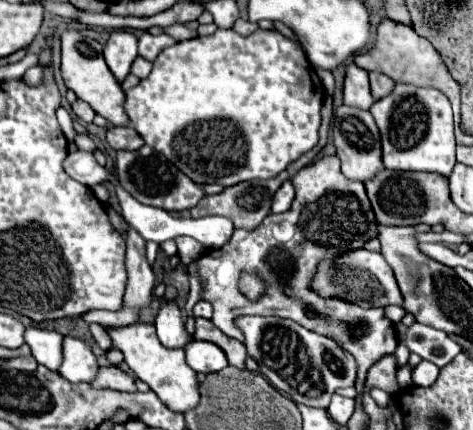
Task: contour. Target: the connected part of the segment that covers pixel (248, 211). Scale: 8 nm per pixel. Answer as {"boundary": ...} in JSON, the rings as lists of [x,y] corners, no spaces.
{"boundary":[[[330,96],[324,98],[322,102],[322,124],[320,124],[320,140],[318,144],[306,152],[306,156],[300,156],[294,164],[290,164],[286,170],[282,170],[278,176],[270,178],[270,180],[250,180],[250,182],[242,182],[242,184],[236,184],[236,186],[230,186],[226,188],[224,192],[216,194],[216,196],[204,196],[196,206],[190,209],[191,216],[193,218],[200,218],[200,216],[210,216],[210,214],[220,214],[220,216],[226,216],[226,218],[232,218],[232,224],[236,228],[244,228],[244,230],[254,230],[268,214],[270,214],[270,204],[272,204],[272,198],[276,194],[276,190],[286,182],[290,180],[300,168],[304,168],[306,164],[310,164],[316,154],[324,148],[326,144],[326,136],[328,136],[328,124],[330,124],[330,118],[332,118],[332,100]]]}

